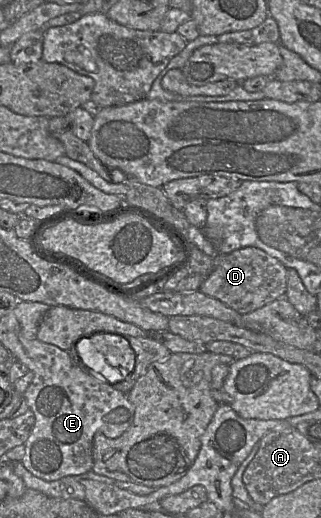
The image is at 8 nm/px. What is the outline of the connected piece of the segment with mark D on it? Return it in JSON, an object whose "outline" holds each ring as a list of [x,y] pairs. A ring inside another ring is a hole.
{"outline":[[[244,247],[227,255],[212,257],[213,270],[199,290],[243,315],[285,296],[287,268],[276,258],[256,247]]]}

